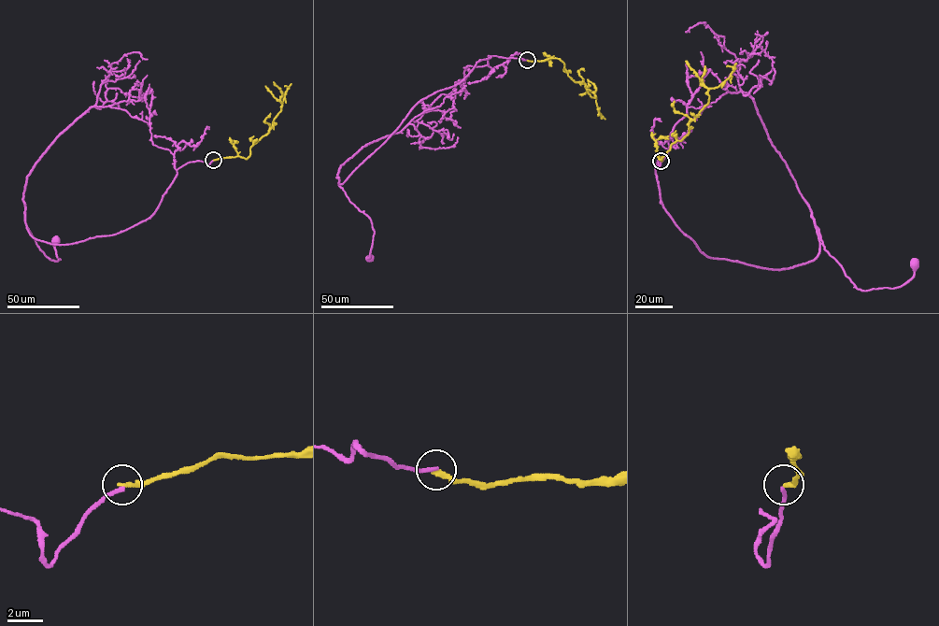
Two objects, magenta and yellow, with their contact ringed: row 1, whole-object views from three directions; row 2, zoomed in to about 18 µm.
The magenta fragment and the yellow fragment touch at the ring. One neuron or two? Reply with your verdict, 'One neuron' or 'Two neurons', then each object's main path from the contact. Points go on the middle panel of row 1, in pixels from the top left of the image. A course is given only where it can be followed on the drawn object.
Two neurons. Course of magenta: (528, 60), (480, 60), (459, 83), (420, 99), (383, 143), (338, 182), (371, 220), (369, 259). Course of yellow: (528, 60), (560, 59), (568, 76), (576, 82), (582, 82), (588, 92), (596, 96), (602, 117), (598, 111)

